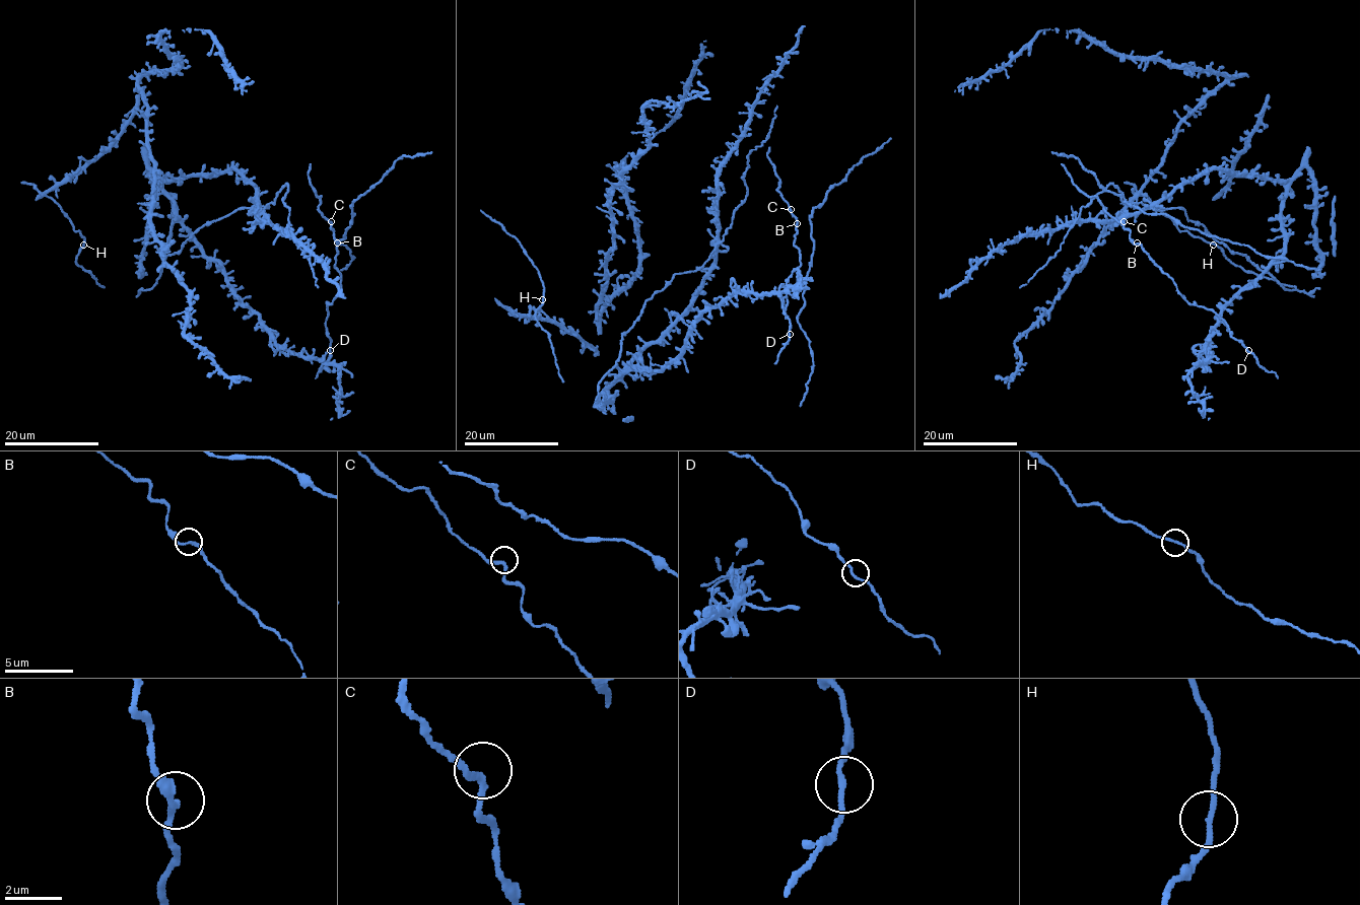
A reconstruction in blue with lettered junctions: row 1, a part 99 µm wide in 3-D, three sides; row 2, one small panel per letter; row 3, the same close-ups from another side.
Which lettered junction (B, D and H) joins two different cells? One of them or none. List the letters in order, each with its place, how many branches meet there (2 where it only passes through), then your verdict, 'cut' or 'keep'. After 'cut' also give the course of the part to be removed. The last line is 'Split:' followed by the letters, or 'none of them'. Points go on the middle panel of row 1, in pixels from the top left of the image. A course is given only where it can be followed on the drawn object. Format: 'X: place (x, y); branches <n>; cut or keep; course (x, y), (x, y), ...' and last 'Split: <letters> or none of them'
B: place (797, 223); branches 2; keep
D: place (790, 334); branches 2; keep
H: place (542, 299); branches 2; keep
Split: none of them

